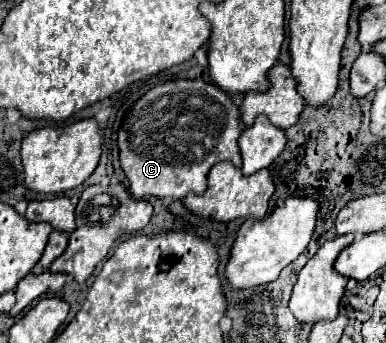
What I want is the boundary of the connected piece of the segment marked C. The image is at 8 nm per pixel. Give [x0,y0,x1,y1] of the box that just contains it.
[118,80,242,200]

